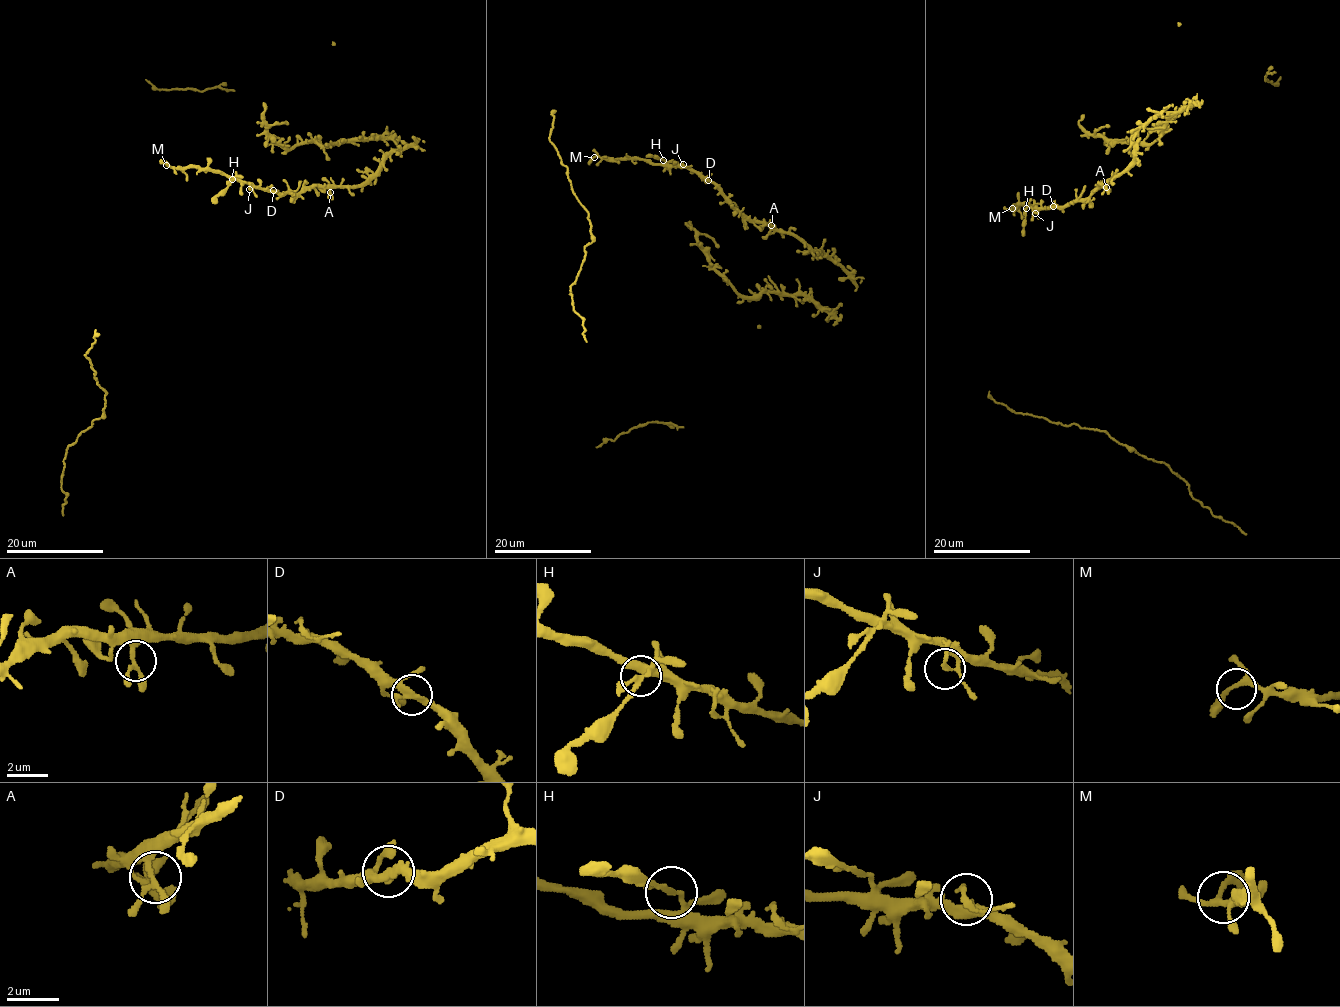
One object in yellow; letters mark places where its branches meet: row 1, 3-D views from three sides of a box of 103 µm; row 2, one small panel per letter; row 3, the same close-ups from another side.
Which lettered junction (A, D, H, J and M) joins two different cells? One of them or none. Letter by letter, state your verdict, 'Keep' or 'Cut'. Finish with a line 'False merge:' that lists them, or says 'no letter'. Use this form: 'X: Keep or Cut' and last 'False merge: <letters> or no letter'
A: Keep
D: Keep
H: Cut
J: Keep
M: Keep
False merge: H

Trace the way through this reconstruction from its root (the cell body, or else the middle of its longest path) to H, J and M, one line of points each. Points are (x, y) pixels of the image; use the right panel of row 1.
H: (1055, 207), (1026, 208)
J: (1055, 207), (1035, 213)
M: (1055, 207), (1041, 209), (1021, 203), (1012, 208)

